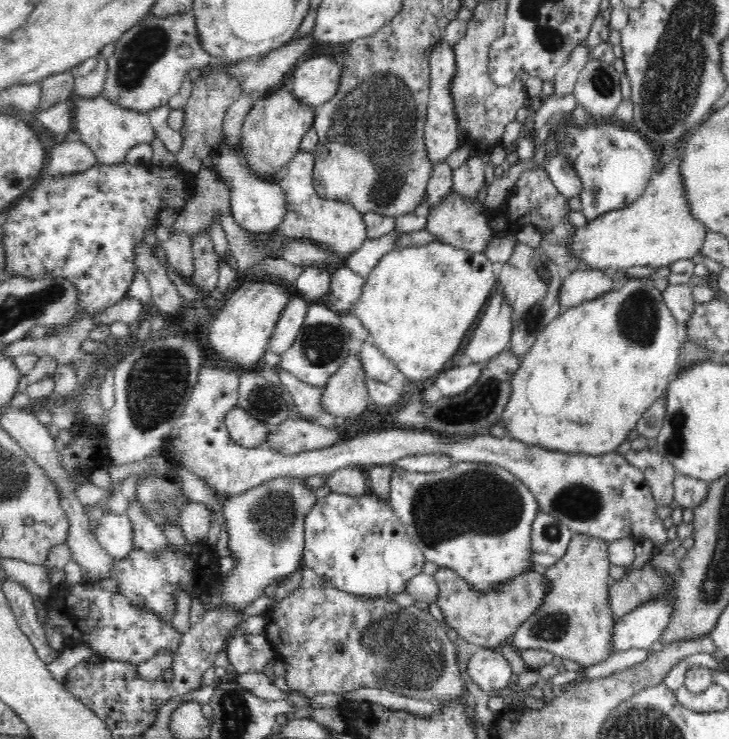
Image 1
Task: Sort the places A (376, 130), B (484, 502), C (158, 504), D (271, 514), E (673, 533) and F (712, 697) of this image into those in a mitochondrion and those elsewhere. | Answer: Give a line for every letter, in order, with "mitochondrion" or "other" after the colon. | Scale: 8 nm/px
A: mitochondrion
B: mitochondrion
C: mitochondrion
D: mitochondrion
E: other
F: other

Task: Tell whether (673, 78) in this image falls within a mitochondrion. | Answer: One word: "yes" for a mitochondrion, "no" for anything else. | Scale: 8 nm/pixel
yes

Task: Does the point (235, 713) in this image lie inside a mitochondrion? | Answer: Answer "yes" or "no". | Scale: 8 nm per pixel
yes

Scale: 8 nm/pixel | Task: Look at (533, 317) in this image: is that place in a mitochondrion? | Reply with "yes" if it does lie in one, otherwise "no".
yes

